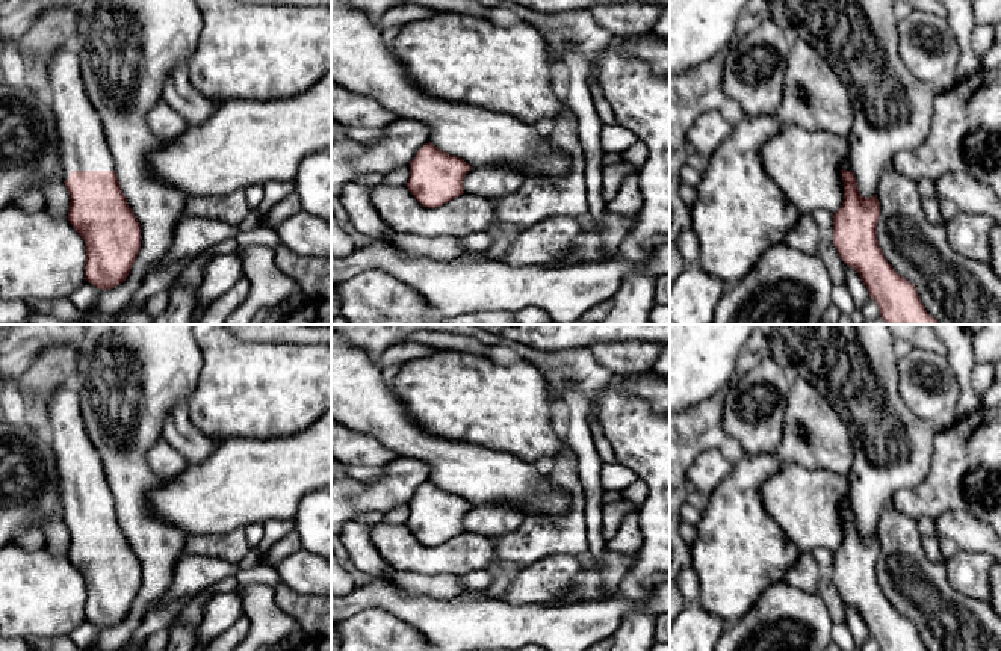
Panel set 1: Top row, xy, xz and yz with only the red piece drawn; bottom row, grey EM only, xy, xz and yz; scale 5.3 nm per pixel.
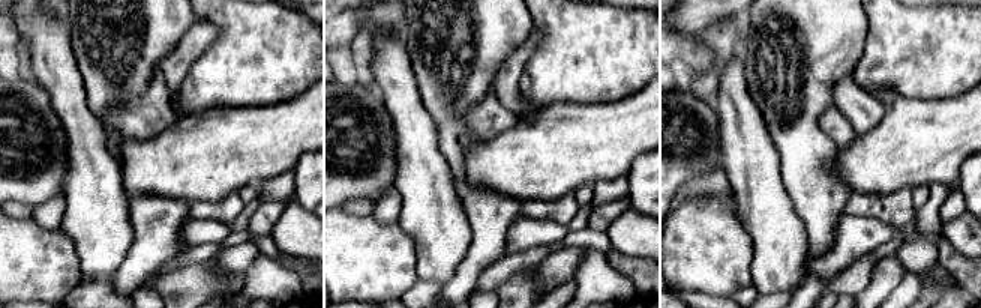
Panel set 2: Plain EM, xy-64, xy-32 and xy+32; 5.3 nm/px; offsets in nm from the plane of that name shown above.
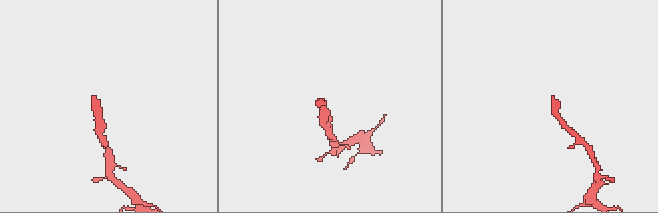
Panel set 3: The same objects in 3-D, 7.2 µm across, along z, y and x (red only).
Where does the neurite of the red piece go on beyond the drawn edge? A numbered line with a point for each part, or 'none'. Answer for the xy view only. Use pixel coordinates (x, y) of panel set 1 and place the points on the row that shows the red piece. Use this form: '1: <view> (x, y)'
1: xy (82, 142)

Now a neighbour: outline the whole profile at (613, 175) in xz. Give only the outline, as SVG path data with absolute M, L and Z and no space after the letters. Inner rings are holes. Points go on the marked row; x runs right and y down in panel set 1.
M621 160L617 165L612 166L606 166L603 168L603 174L602 174L602 198L605 201L605 204L611 202L618 189L621 181L637 172L638 169L635 166L632 166L631 163Z

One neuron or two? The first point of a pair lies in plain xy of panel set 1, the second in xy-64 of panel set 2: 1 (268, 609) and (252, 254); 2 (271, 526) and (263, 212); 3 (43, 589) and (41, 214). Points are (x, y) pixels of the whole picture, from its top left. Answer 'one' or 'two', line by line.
1: two
2: two
3: two

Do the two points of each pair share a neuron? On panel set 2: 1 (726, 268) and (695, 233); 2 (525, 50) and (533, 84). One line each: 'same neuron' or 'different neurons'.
1: same neuron
2: different neurons

